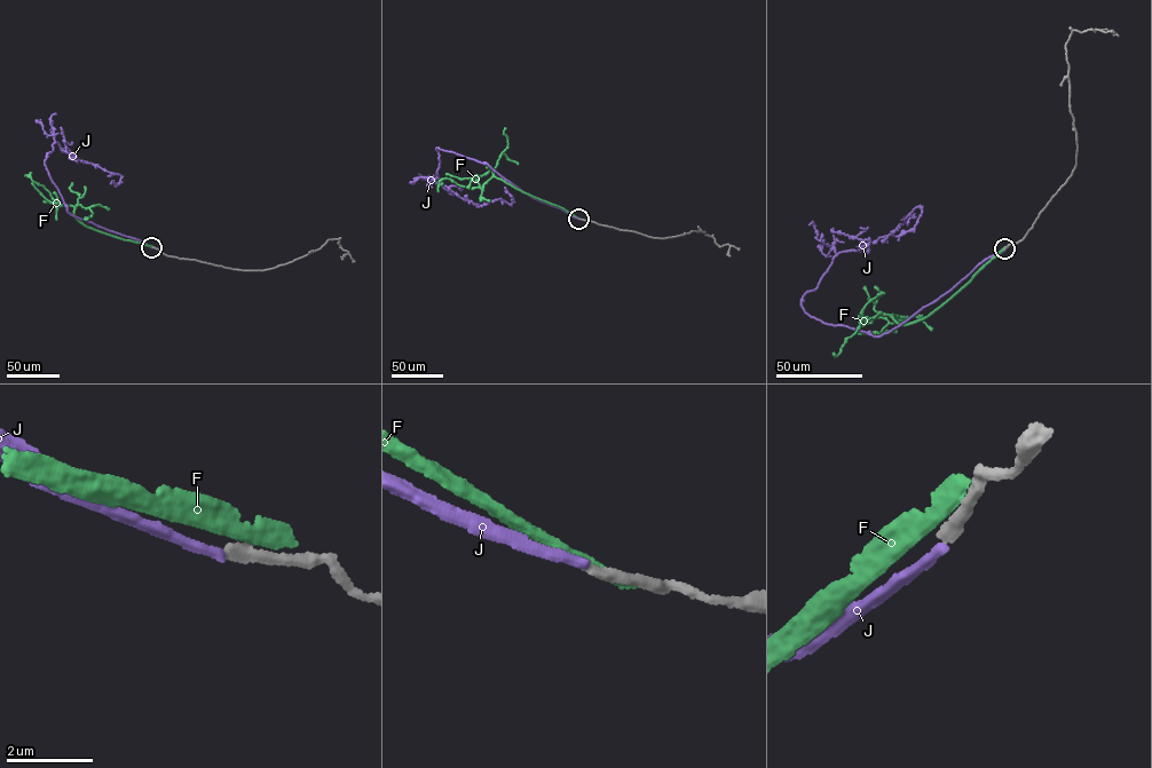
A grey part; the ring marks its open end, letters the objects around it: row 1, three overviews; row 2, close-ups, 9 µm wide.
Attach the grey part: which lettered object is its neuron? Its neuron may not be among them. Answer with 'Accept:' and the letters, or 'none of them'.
Accept: none of them

